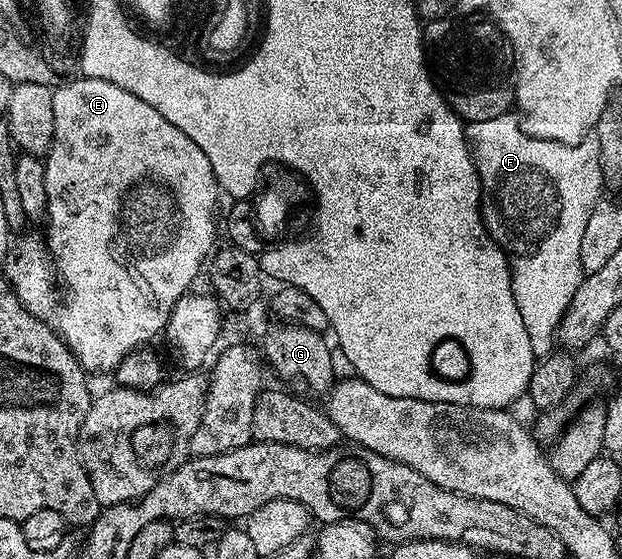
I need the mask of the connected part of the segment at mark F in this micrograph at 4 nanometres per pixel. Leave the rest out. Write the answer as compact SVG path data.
M506 113L497 115L497 119L485 119L485 123L470 123L466 126L467 144L471 147L471 156L475 159L477 175L479 176L479 213L483 216L483 225L487 233L507 254L507 263L511 266L511 286L513 299L517 299L517 311L521 311L521 319L525 319L525 331L529 331L529 343L533 347L536 358L542 359L557 345L559 321L565 315L577 287L585 276L581 267L581 238L585 231L585 223L589 223L589 215L593 215L593 207L600 201L599 193L605 188L603 172L599 163L599 144L594 139L584 139L576 145L557 143L549 139L537 139L524 131L518 116Z

